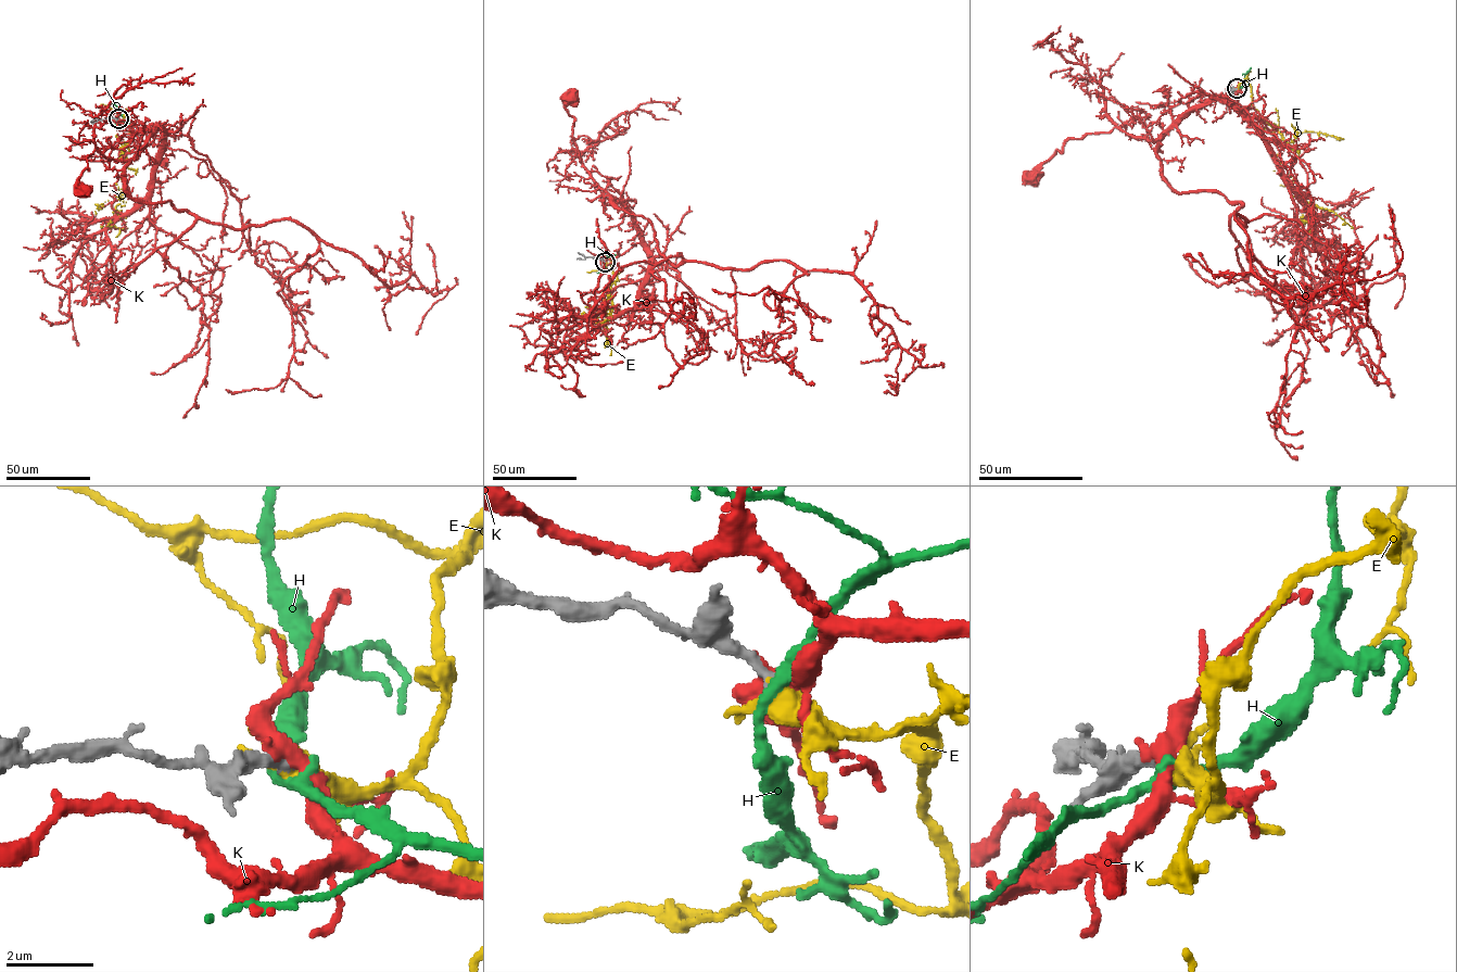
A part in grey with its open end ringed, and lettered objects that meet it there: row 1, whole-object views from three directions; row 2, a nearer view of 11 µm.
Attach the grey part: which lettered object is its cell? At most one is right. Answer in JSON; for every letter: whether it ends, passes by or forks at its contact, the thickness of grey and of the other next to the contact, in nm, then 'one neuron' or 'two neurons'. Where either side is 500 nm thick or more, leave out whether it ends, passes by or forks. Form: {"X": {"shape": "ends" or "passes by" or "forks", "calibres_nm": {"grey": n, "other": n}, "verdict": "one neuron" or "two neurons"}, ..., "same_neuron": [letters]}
{"E": {"shape": "forks", "calibres_nm": {"grey": 280, "other": 340}, "verdict": "one neuron"}, "H": {"shape": "passes by", "calibres_nm": {"grey": 260, "other": 280}, "verdict": "two neurons"}, "K": {"shape": "passes by", "calibres_nm": {"grey": 360, "other": 400}, "verdict": "two neurons"}, "same_neuron": ["E"]}

